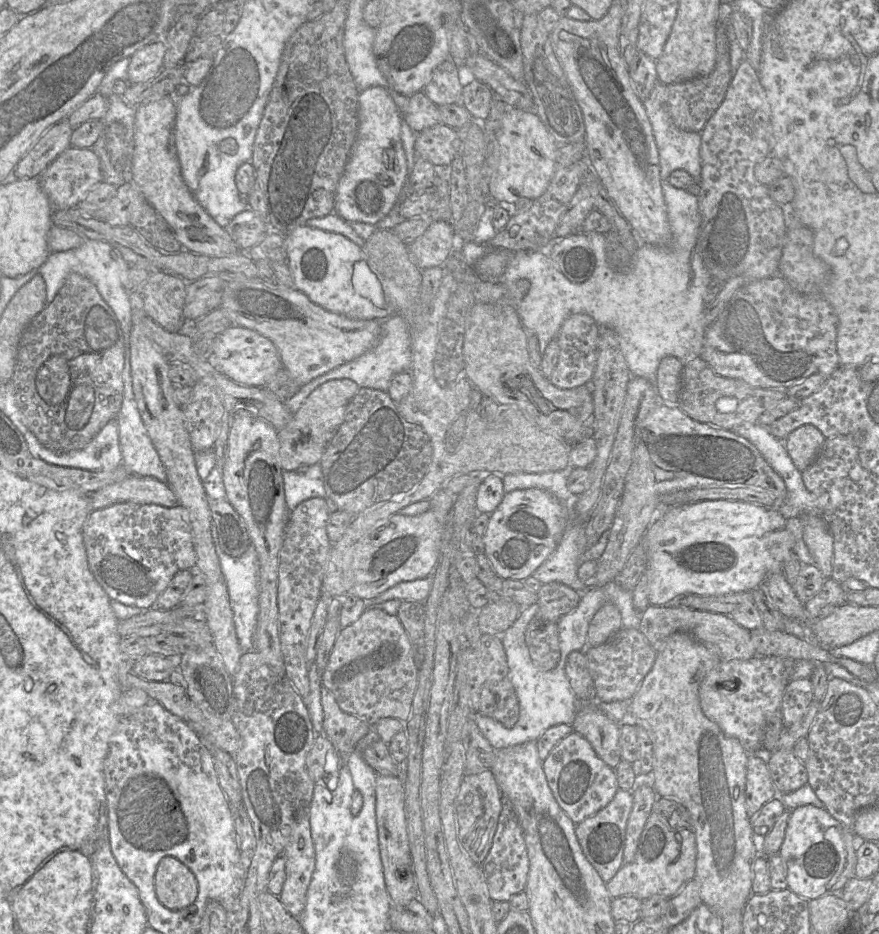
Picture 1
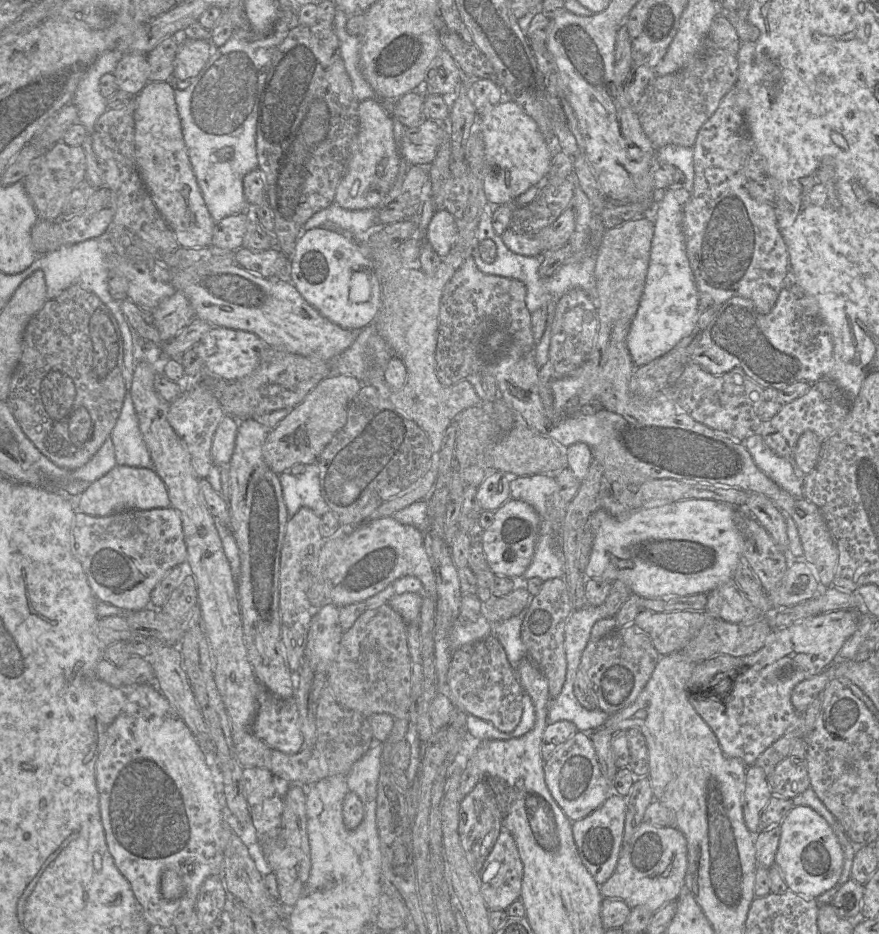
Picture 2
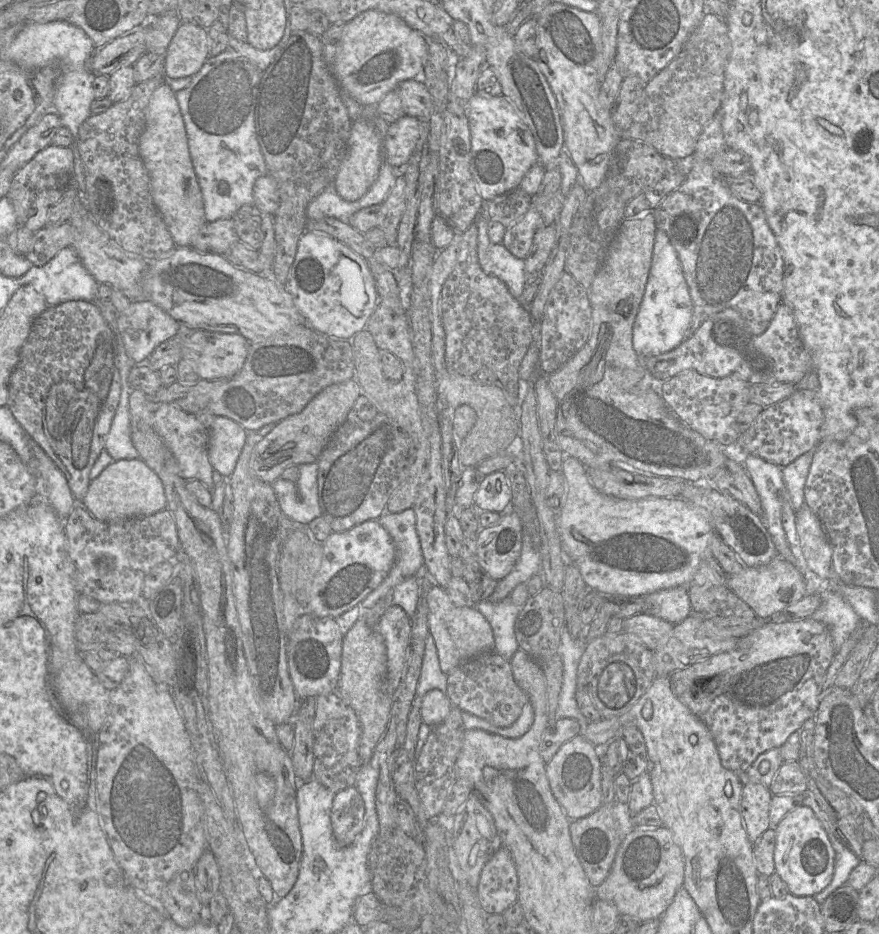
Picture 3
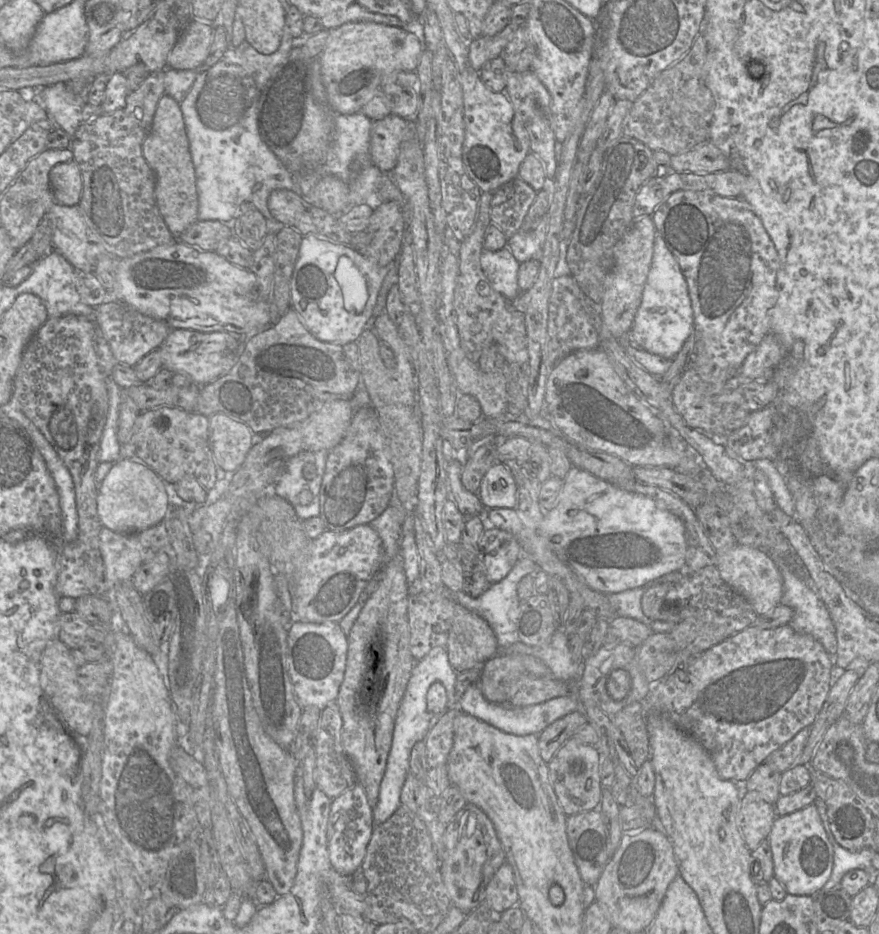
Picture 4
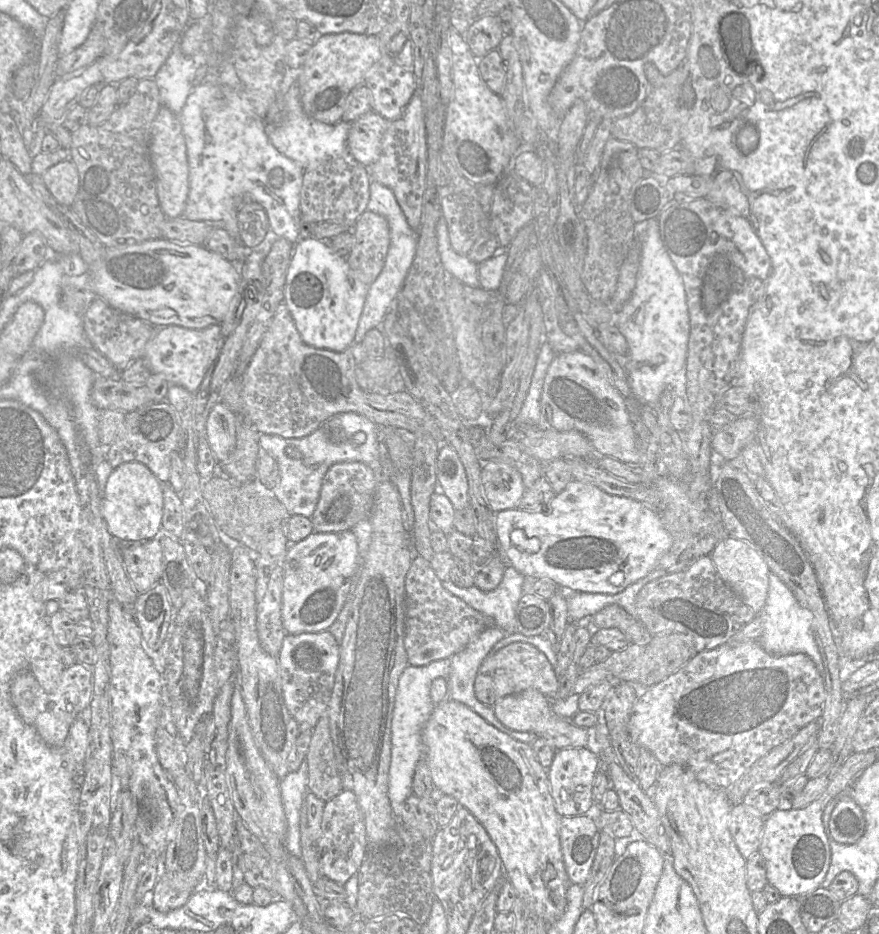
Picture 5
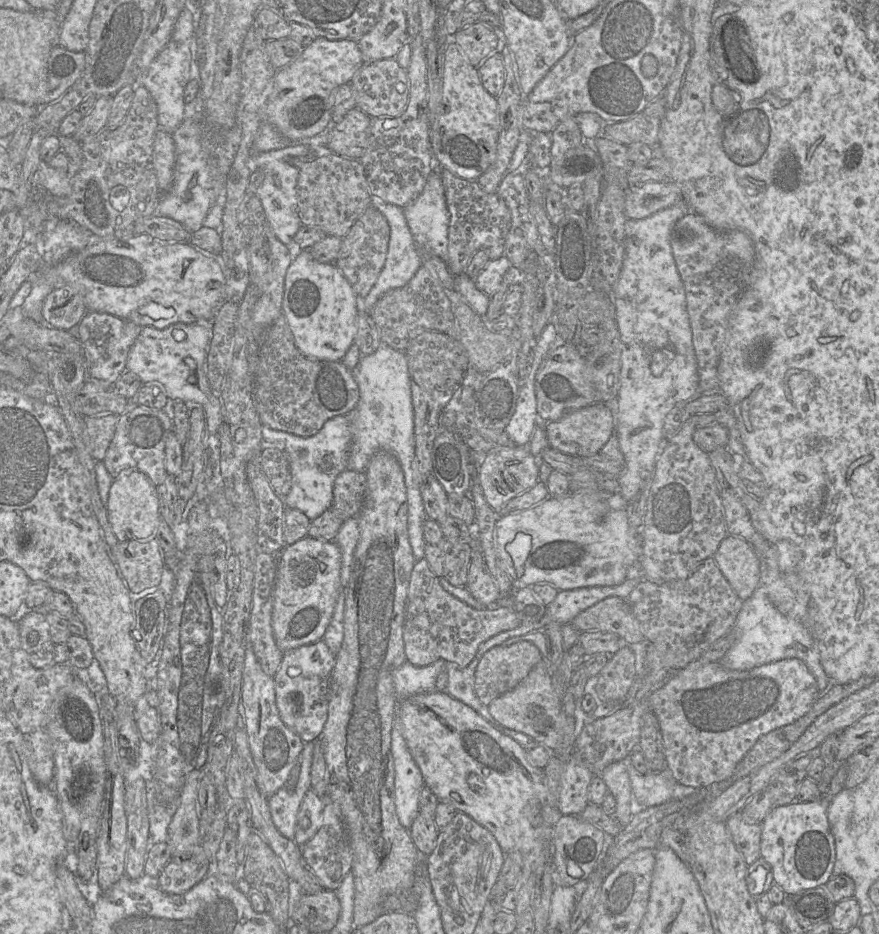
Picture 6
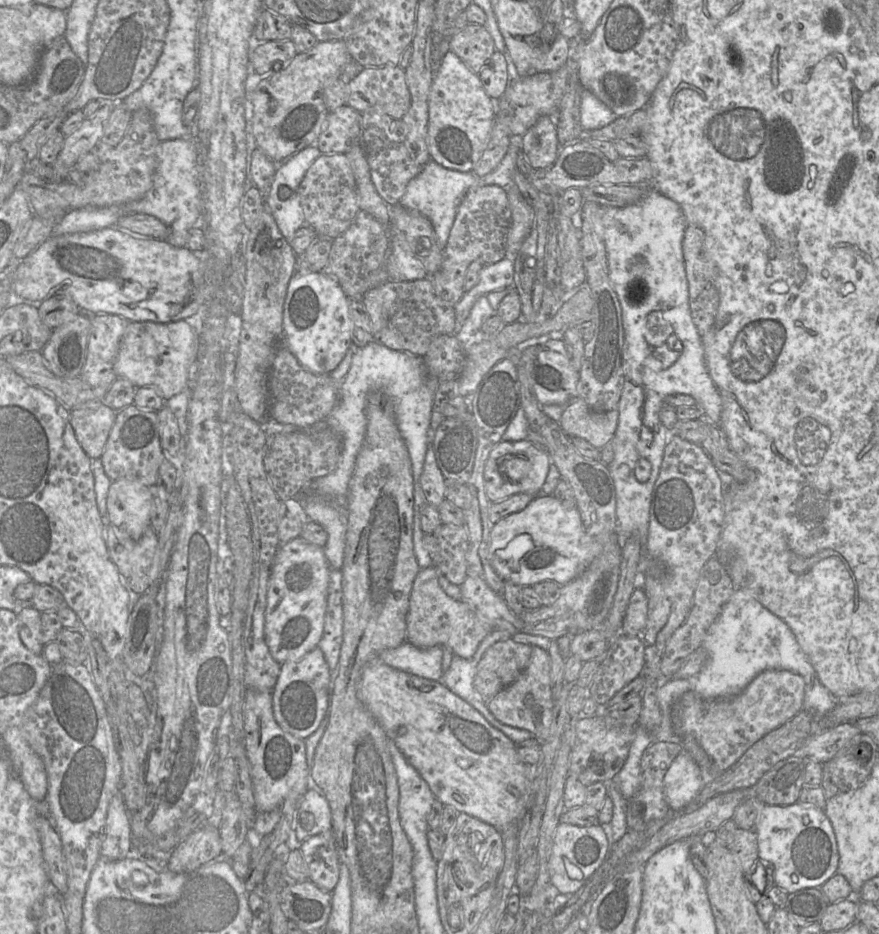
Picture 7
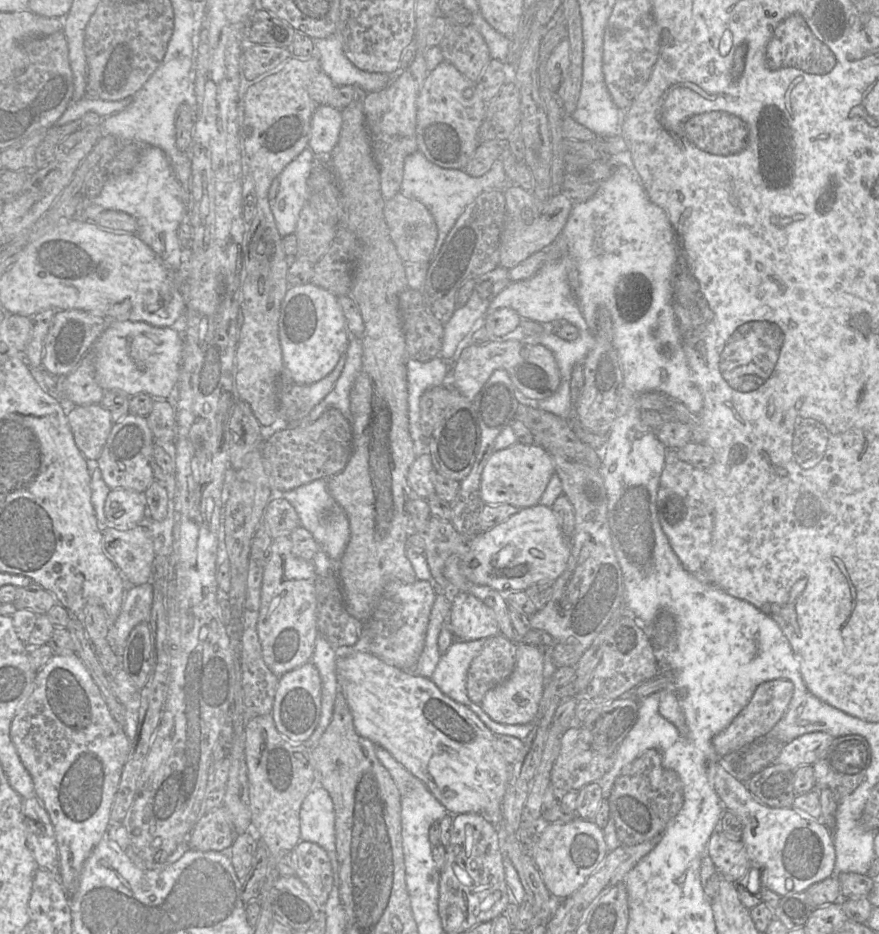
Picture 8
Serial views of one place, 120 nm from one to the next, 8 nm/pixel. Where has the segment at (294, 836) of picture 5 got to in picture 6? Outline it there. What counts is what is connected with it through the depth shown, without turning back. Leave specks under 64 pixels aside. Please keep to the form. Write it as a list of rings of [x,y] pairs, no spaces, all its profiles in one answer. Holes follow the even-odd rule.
[[[305,743],[299,757],[300,776],[294,790],[282,787],[268,797],[272,821],[278,831],[287,839],[294,840],[297,814],[306,793],[311,789],[311,764],[315,743]]]

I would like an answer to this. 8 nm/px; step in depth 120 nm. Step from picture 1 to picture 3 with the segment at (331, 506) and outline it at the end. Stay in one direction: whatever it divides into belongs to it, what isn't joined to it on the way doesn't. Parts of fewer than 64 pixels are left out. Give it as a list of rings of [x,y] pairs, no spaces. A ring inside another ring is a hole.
[[[318,463],[301,464],[296,481],[279,478],[272,483],[281,511],[290,520],[308,524],[320,517],[318,501]]]

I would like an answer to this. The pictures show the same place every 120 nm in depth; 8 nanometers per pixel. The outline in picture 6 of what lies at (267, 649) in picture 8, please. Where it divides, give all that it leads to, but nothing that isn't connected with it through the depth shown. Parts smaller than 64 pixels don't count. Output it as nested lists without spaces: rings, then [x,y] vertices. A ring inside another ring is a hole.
[[[307,535],[285,548],[278,564],[272,610],[275,641],[283,652],[323,639],[342,589],[341,564],[342,553],[335,541]]]

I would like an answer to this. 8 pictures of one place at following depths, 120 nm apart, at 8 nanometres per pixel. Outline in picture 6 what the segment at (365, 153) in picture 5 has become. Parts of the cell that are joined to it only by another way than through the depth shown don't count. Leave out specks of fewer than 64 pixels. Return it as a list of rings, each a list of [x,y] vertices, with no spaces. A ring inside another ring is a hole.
[[[355,107],[339,123],[332,123],[326,131],[326,147],[340,156],[360,160],[369,137],[371,117]]]

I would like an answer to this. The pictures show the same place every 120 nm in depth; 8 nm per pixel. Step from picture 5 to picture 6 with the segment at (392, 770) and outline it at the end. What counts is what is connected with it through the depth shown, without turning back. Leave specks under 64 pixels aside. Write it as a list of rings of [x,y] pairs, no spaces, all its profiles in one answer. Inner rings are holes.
[[[438,660],[428,666],[417,667],[405,661],[394,675],[398,700],[434,691],[437,676],[446,669],[446,663]],[[396,716],[391,731],[391,753],[394,763],[396,815],[400,824],[409,831],[420,813],[419,798],[424,780],[406,746]]]

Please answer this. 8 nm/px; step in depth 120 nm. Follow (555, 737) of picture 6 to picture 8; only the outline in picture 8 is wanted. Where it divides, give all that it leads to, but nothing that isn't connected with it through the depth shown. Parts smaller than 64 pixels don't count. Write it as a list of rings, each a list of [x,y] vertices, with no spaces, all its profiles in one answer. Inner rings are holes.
[[[517,644],[516,663],[507,680],[487,691],[480,706],[495,722],[505,725],[532,723],[538,713],[545,688],[544,657],[541,650],[529,644]]]

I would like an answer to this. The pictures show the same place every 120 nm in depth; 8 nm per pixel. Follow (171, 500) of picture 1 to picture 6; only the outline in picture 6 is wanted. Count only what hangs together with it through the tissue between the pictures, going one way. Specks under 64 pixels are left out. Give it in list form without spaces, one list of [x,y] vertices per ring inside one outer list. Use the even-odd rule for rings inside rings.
[[[126,469],[114,478],[106,510],[112,531],[118,541],[156,537],[156,528],[160,517],[158,496],[156,486],[144,473],[136,469]]]

